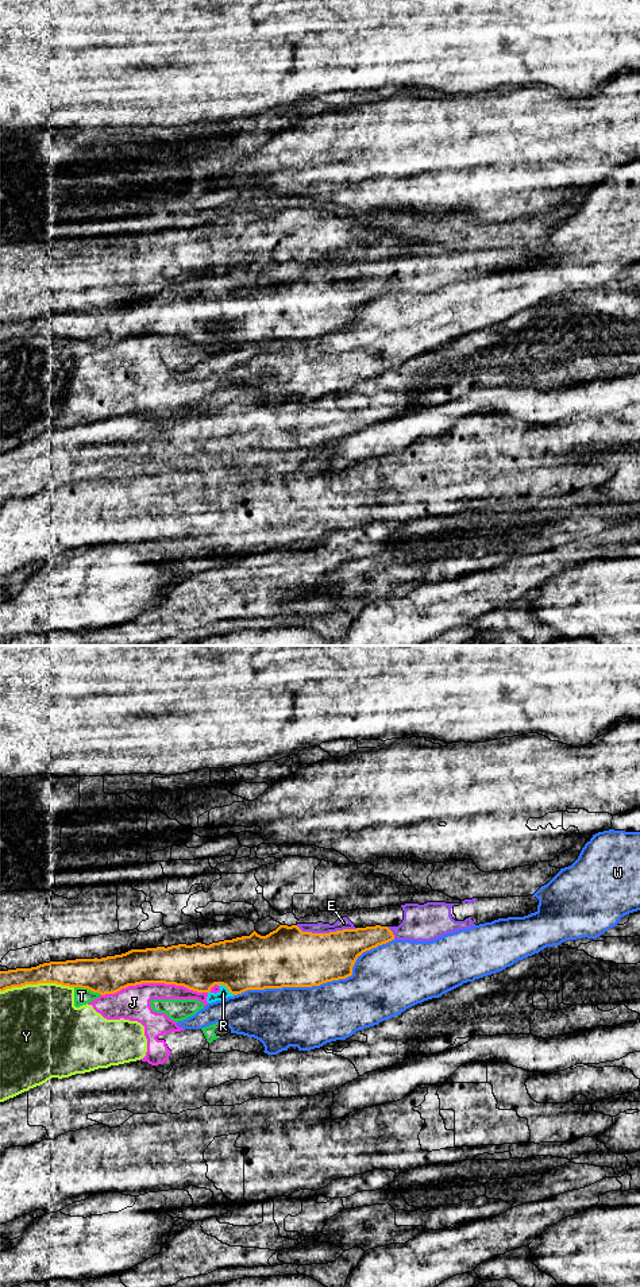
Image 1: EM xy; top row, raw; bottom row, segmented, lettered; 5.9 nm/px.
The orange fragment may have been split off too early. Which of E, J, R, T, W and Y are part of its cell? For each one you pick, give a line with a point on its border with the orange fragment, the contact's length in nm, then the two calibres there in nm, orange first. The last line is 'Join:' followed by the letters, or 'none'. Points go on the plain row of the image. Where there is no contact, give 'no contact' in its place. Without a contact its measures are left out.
E: xy (327, 285) | 360 nm | 340/80 nm
Join: E

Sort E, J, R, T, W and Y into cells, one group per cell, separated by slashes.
E / J R T Y / W

